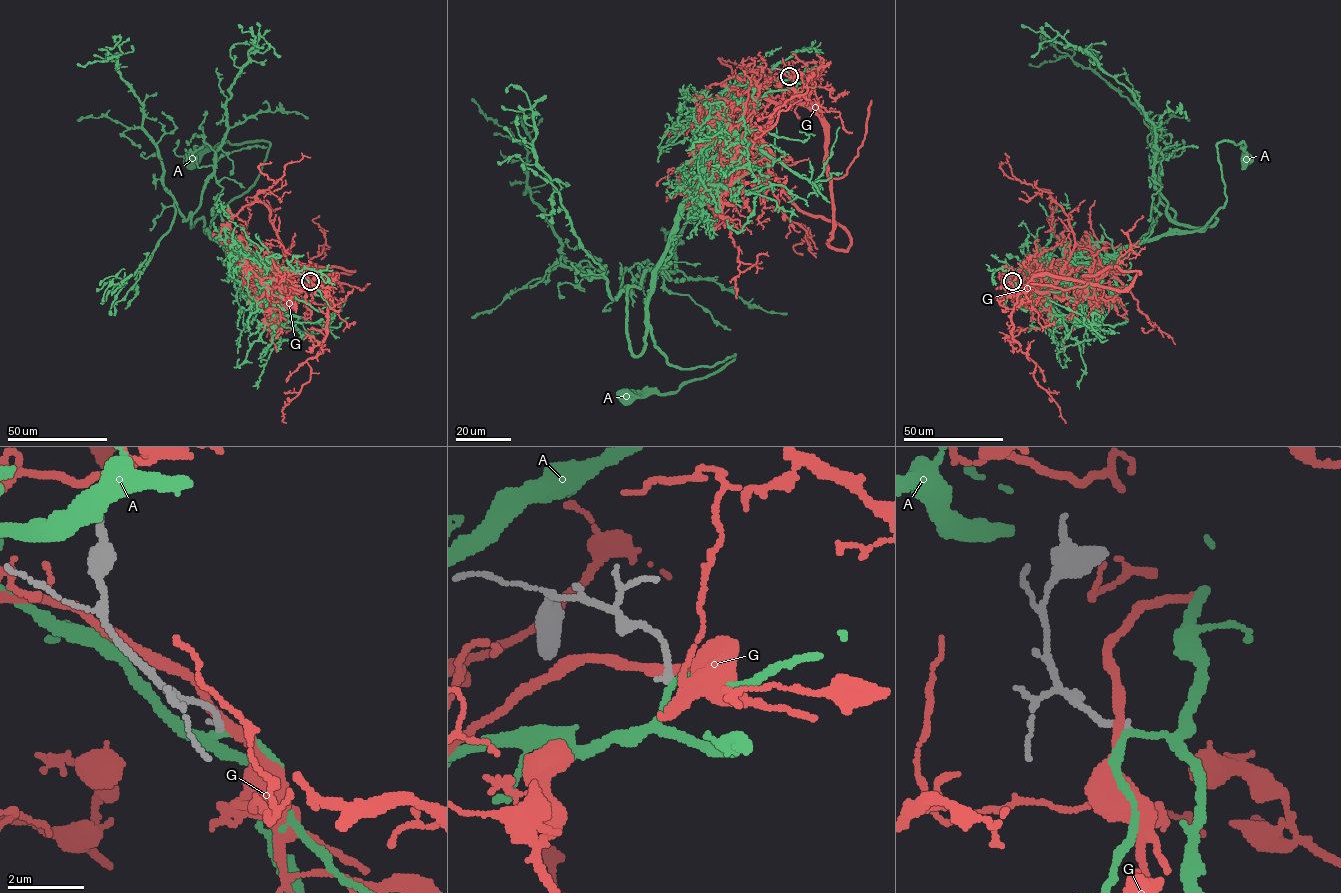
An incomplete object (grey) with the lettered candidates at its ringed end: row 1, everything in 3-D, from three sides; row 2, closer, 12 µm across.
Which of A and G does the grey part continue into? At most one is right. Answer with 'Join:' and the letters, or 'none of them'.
Join: none of them

